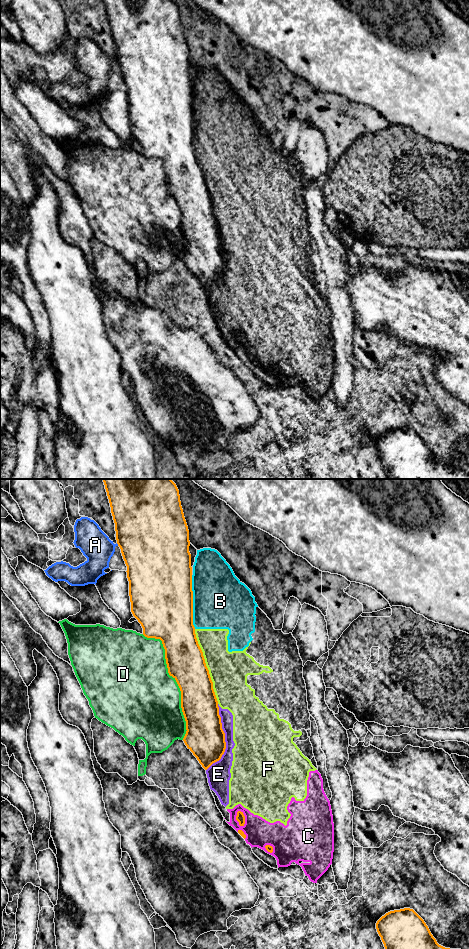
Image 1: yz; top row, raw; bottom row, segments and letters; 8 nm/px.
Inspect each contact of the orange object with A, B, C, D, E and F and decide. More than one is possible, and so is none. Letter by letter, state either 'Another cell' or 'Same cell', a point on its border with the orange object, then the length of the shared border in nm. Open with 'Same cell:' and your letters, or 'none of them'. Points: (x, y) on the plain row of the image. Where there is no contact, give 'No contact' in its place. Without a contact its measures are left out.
Same cell: none of them
A: Another cell. Touches orange at yz (117, 63). Shared border 30 nm
B: Another cell. Touches orange at yz (192, 122). Shared border 440 nm
C: Another cell. Touches orange at yz (244, 338). Shared border 140 nm
D: Another cell. Touches orange at yz (176, 201). Shared border 900 nm
E: Another cell. Touches orange at yz (224, 258). Shared border 550 nm
F: Another cell. Touches orange at yz (206, 186). Shared border 650 nm

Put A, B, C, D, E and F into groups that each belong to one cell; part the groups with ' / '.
A / B C E F / D

